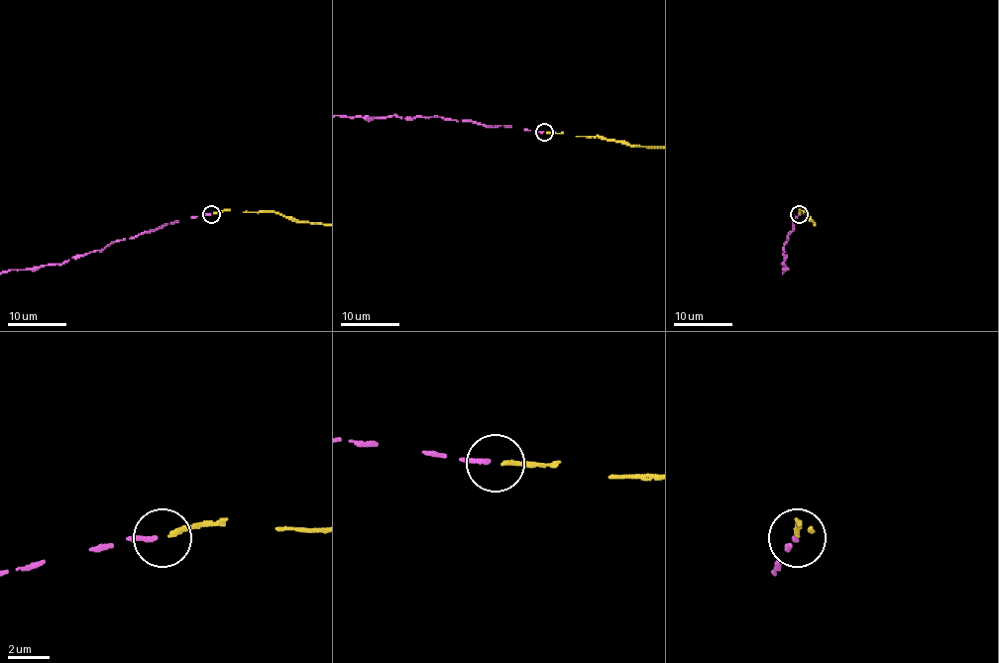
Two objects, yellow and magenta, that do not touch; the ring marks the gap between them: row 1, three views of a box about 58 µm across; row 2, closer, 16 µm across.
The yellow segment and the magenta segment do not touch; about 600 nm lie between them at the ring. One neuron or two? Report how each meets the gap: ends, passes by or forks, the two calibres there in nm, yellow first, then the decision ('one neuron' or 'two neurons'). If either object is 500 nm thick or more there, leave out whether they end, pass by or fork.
yellow ends; magenta ends; calibres 200 and 220 nm; one neuron

